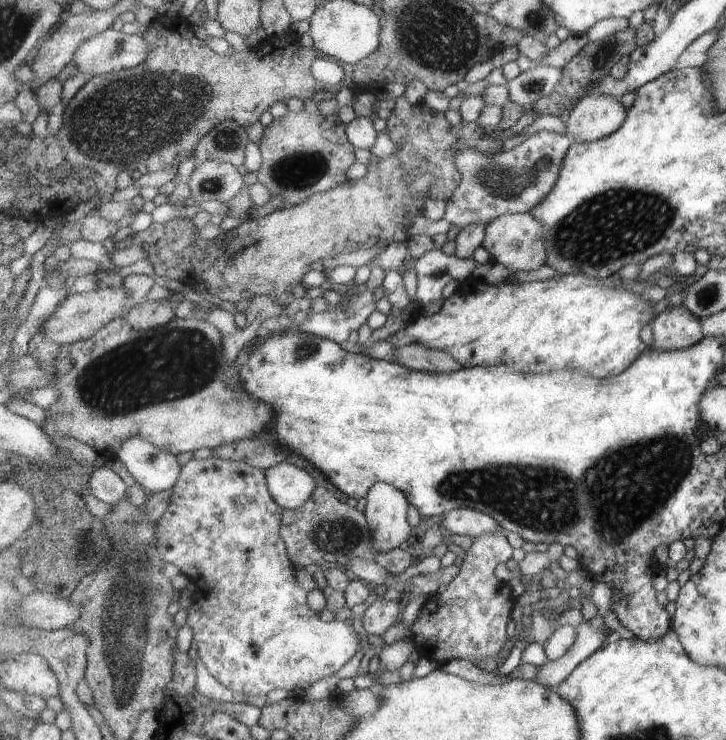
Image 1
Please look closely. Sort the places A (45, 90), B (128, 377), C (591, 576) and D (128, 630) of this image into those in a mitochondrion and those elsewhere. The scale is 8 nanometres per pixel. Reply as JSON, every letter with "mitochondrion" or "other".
{"A":"other","B":"mitochondrion","C":"other","D":"mitochondrion"}

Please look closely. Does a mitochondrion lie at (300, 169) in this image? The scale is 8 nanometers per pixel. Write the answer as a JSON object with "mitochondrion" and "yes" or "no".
{"mitochondrion":"yes"}

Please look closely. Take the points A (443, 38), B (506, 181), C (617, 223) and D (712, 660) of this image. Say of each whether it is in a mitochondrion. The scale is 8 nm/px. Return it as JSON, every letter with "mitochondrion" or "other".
{"A":"mitochondrion","B":"mitochondrion","C":"mitochondrion","D":"other"}

